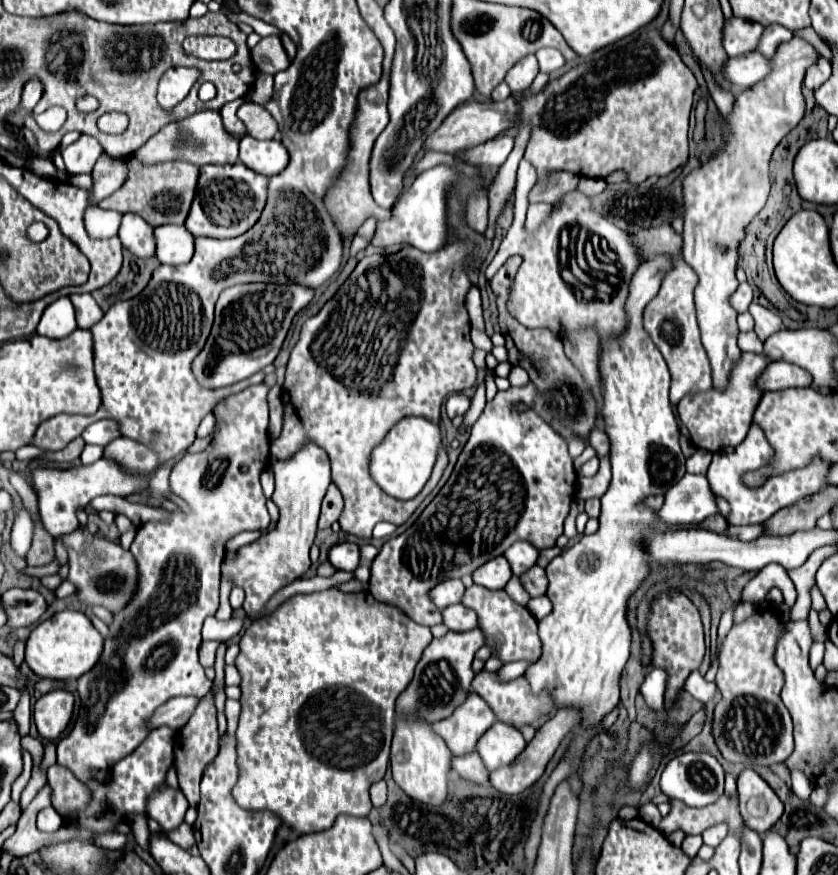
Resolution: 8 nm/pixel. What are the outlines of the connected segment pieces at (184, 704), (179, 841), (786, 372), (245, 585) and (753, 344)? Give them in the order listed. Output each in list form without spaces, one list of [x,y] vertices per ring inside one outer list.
[[[192,695],[170,699],[168,703],[164,703],[162,707],[156,709],[150,725],[152,727],[168,725],[174,731],[178,731],[180,727],[184,727],[188,723],[188,719],[192,717],[192,713],[198,707],[198,703],[200,703],[200,699],[198,697],[192,697]]]
[[[182,823],[182,827],[176,829],[176,831],[172,831],[168,837],[170,837],[178,847],[182,847],[182,849],[186,849],[186,851],[194,845],[194,833],[192,833],[192,827],[190,827],[188,823]]]
[[[772,361],[758,379],[762,391],[808,387],[810,383],[812,383],[812,375],[808,375],[808,371],[796,367],[794,363],[784,363],[784,361]]]
[[[308,443],[302,451],[286,461],[276,461],[272,465],[276,475],[276,489],[272,501],[280,509],[280,521],[272,531],[262,533],[256,541],[238,549],[234,559],[222,563],[222,577],[230,579],[236,587],[246,591],[244,611],[256,621],[264,611],[268,601],[286,585],[300,579],[310,569],[310,547],[314,545],[316,525],[320,515],[320,503],[330,485],[330,461],[324,449],[314,443]]]
[[[748,331],[748,333],[740,333],[740,349],[742,351],[752,351],[752,353],[762,353],[762,341],[756,337],[754,331]]]

